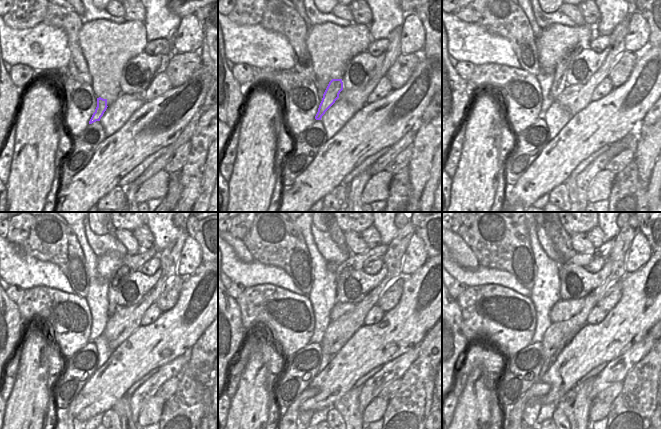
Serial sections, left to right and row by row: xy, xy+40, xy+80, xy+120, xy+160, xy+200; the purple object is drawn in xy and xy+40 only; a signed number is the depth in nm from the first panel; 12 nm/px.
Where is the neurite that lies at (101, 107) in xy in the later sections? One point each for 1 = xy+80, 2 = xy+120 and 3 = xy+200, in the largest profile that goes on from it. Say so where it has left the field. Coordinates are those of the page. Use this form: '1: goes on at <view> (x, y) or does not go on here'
1: goes on at xy+80 (559, 83)
2: goes on at xy+120 (131, 263)
3: goes on at xy+200 (581, 259)

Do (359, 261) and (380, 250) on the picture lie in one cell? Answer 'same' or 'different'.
same

